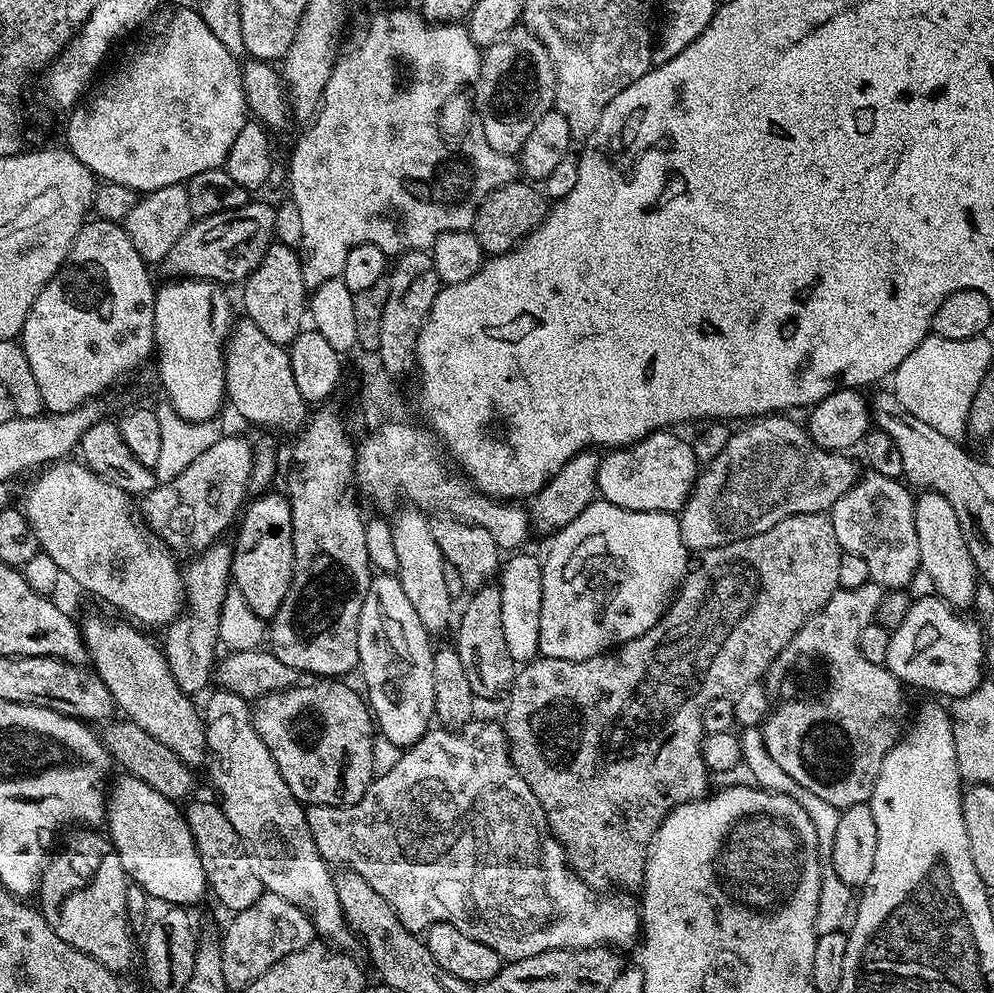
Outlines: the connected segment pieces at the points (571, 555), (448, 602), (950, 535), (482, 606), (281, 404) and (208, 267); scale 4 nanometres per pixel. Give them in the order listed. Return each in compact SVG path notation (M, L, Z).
M597 498L551 540L548 557L542 560L540 656L585 660L638 638L664 617L690 571L690 550L684 545L680 517L671 512L635 512Z
M404 506L395 513L391 525L394 550L398 554L395 575L400 577L402 590L406 590L406 598L410 598L415 612L418 613L418 618L422 618L424 629L430 634L436 634L436 632L442 631L448 623L450 623L449 625L453 623L454 597L446 590L445 574L442 571L445 559L438 542L434 542L429 517L419 509Z
M921 491L915 497L914 530L918 530L918 554L923 575L932 579L935 595L957 610L968 610L976 596L978 573L974 558L966 546L962 526L958 526L958 514L954 514L950 502L942 494Z
M495 583L485 588L477 588L471 593L464 613L459 613L456 628L456 641L454 647L458 658L462 658L462 667L466 670L466 679L470 682L470 690L481 700L492 700L495 696L503 697L512 687L516 678L518 665L510 658L510 650L506 650L506 637L502 634L502 594Z
M247 318L237 319L228 334L224 350L224 391L230 408L232 404L242 419L262 428L296 434L308 422L310 405L298 394L298 386L294 386L288 348L270 342L270 338Z
M250 200L234 211L220 211L218 214L193 219L192 224L178 238L174 250L162 262L165 277L209 280L212 283L243 283L249 274L257 269L265 252L273 243L276 226L275 207L270 203Z

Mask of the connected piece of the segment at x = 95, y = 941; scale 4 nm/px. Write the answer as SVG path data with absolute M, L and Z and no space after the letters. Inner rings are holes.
M80 830L65 850L64 864L45 867L40 874L38 910L46 918L50 930L74 950L94 958L110 971L123 974L138 960L138 944L132 941L133 925L128 923L126 894L130 887L111 839L87 836Z

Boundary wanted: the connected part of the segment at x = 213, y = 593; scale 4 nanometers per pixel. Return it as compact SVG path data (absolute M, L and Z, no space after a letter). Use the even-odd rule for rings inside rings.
M217 542L207 550L199 553L191 561L189 568L183 569L184 603L186 607L180 615L167 625L168 632L162 639L164 657L170 666L170 674L174 682L185 694L197 694L213 679L214 665L217 663L216 648L220 644L218 622L222 614L222 602L226 602L226 594L232 578L231 543Z

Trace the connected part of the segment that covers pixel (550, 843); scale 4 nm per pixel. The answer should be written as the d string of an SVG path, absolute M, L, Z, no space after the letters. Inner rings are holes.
M473 718L466 726L455 730L443 726L433 727L417 744L413 744L398 758L398 763L391 770L386 770L386 774L376 776L369 784L366 794L358 798L358 802L341 808L325 804L311 805L307 809L308 829L318 846L318 854L330 866L346 866L347 871L360 875L390 904L400 921L408 928L417 927L417 912L418 915L425 916L425 921L443 922L460 928L462 934L474 938L474 942L482 942L482 946L490 946L490 950L494 950L505 961L530 958L534 954L542 954L559 948L607 946L625 950L624 948L630 947L632 943L635 945L642 932L642 921L637 903L626 897L629 896L626 894L598 894L597 889L591 888L584 879L570 870L564 847L556 841L552 831L548 829L546 814L538 798L534 798L534 790L526 786L526 778L522 778L522 774L518 774L518 770L512 765L512 757L508 755L508 739L503 727L497 721L495 724L492 720L480 719Z

